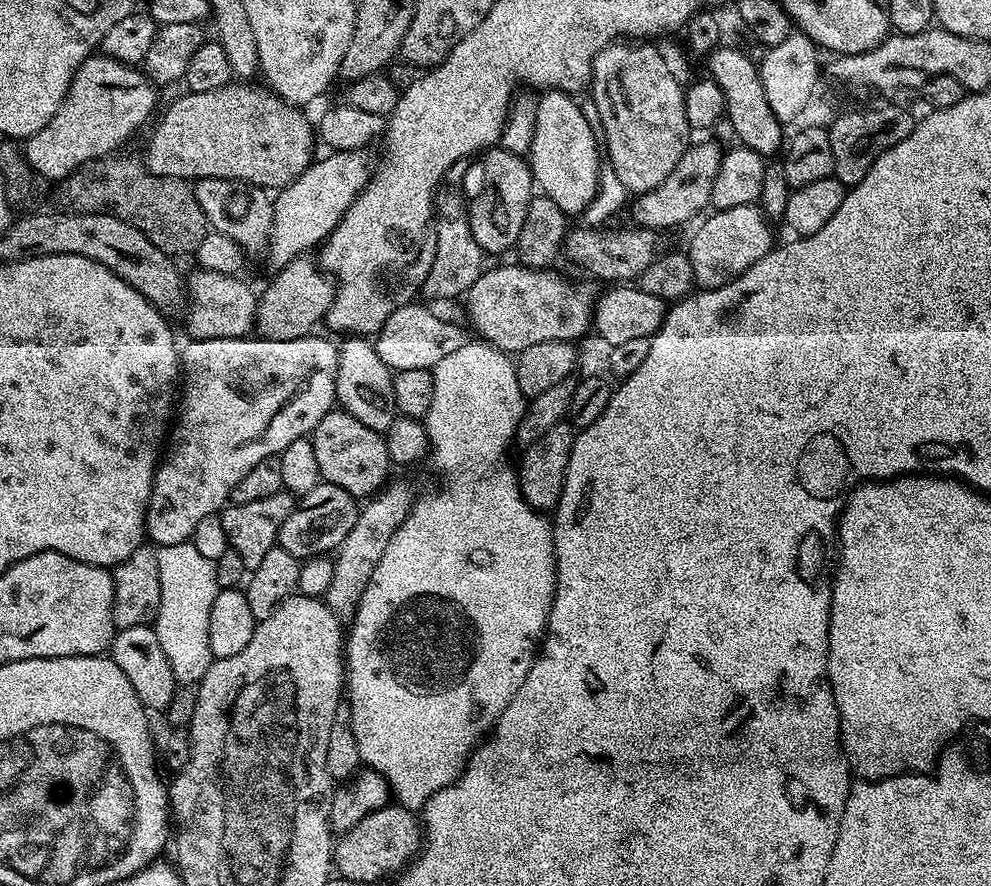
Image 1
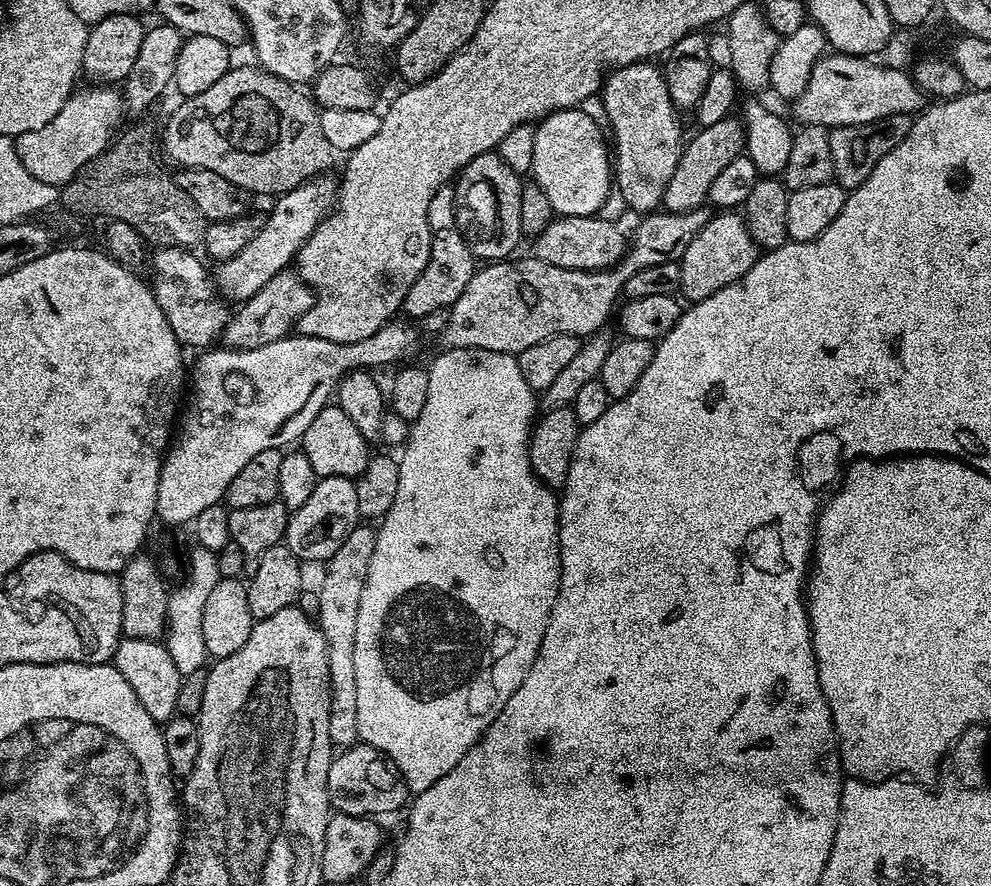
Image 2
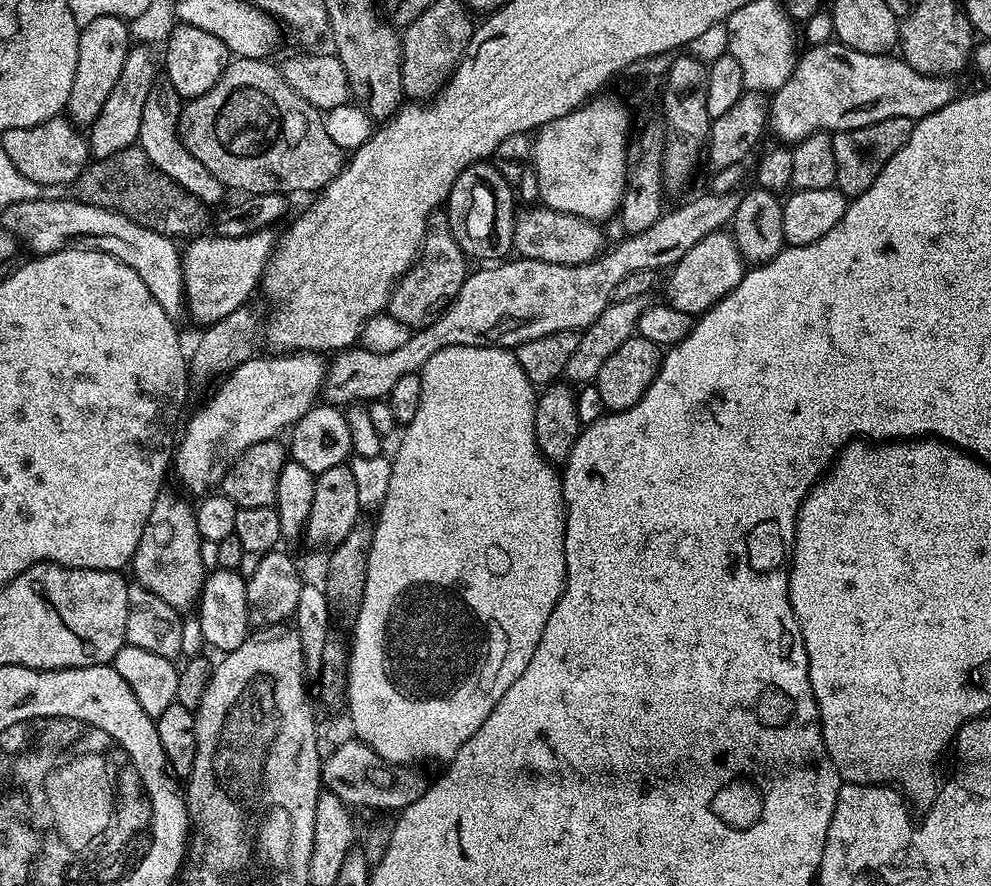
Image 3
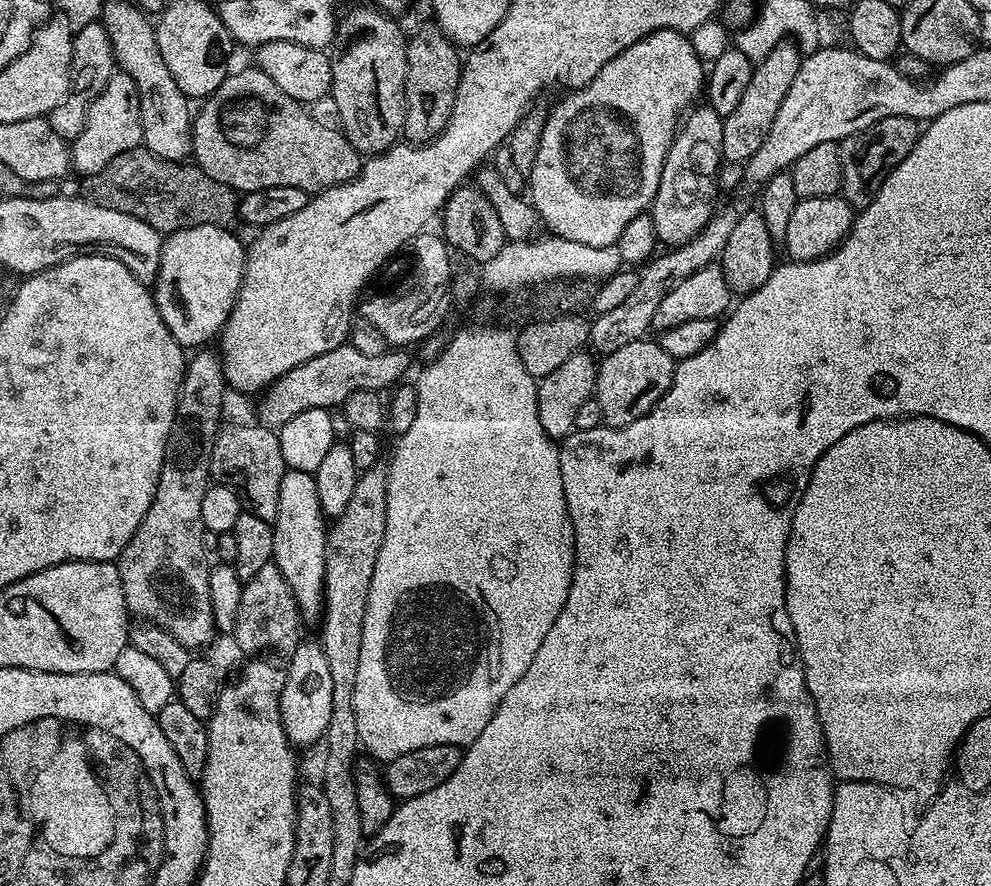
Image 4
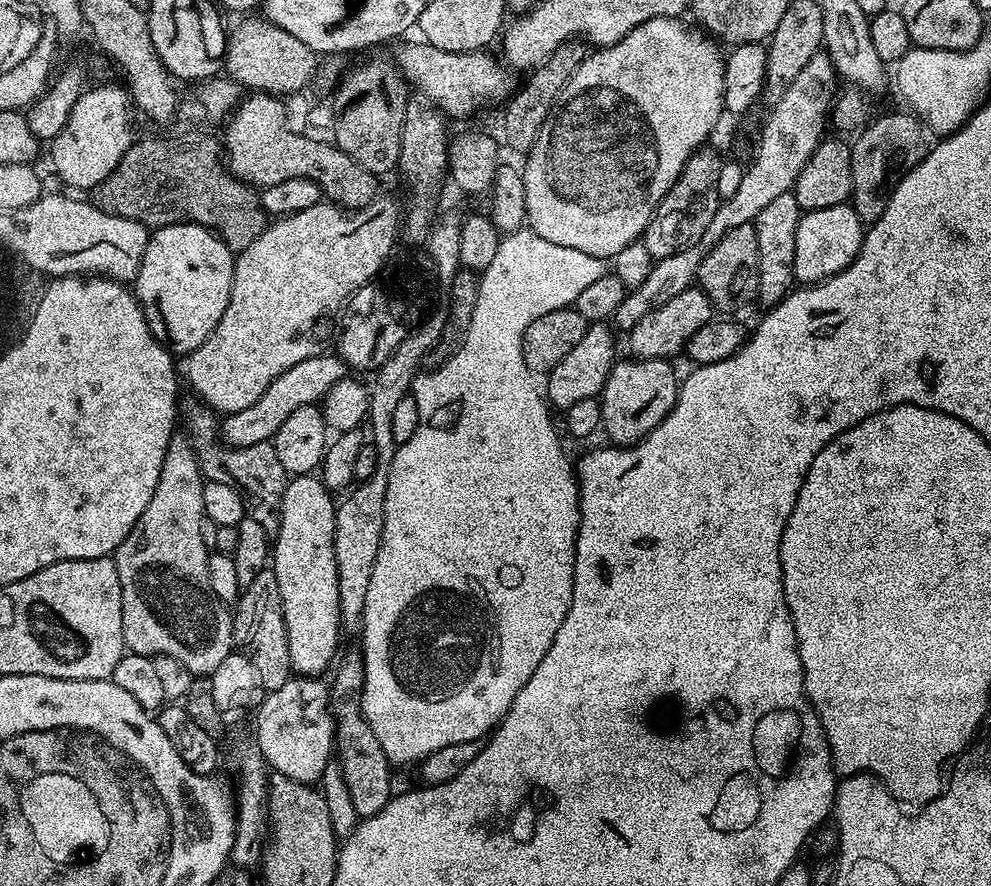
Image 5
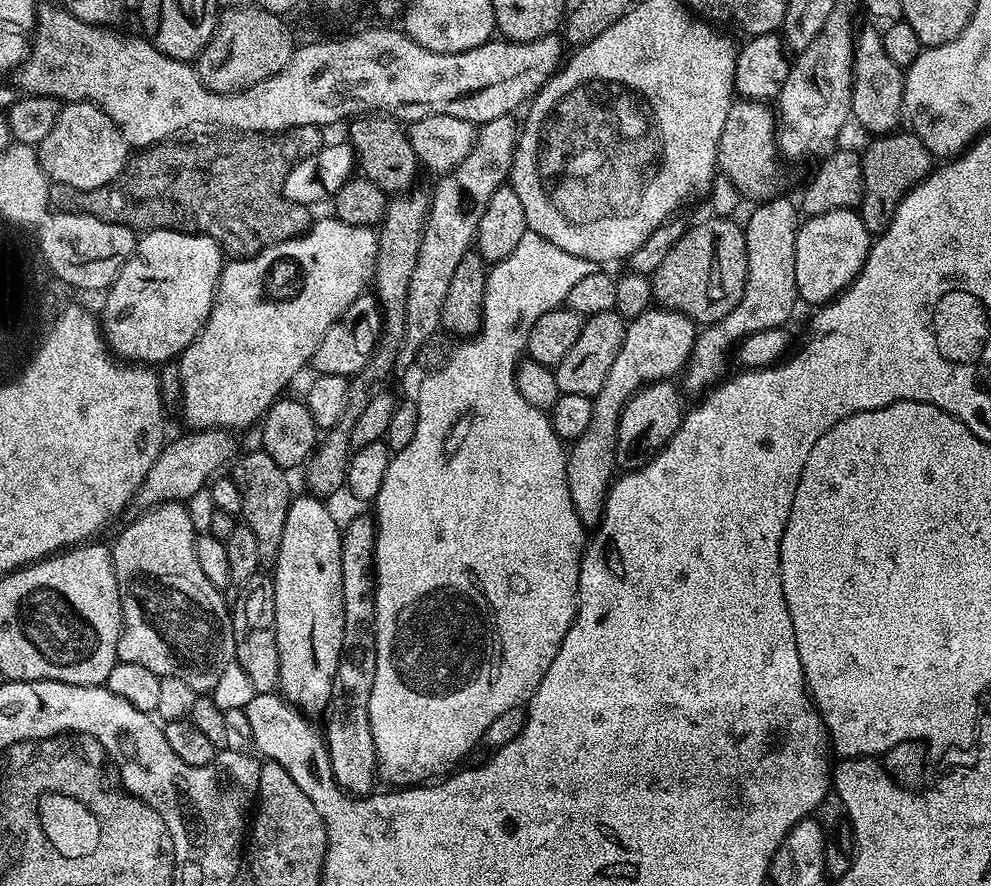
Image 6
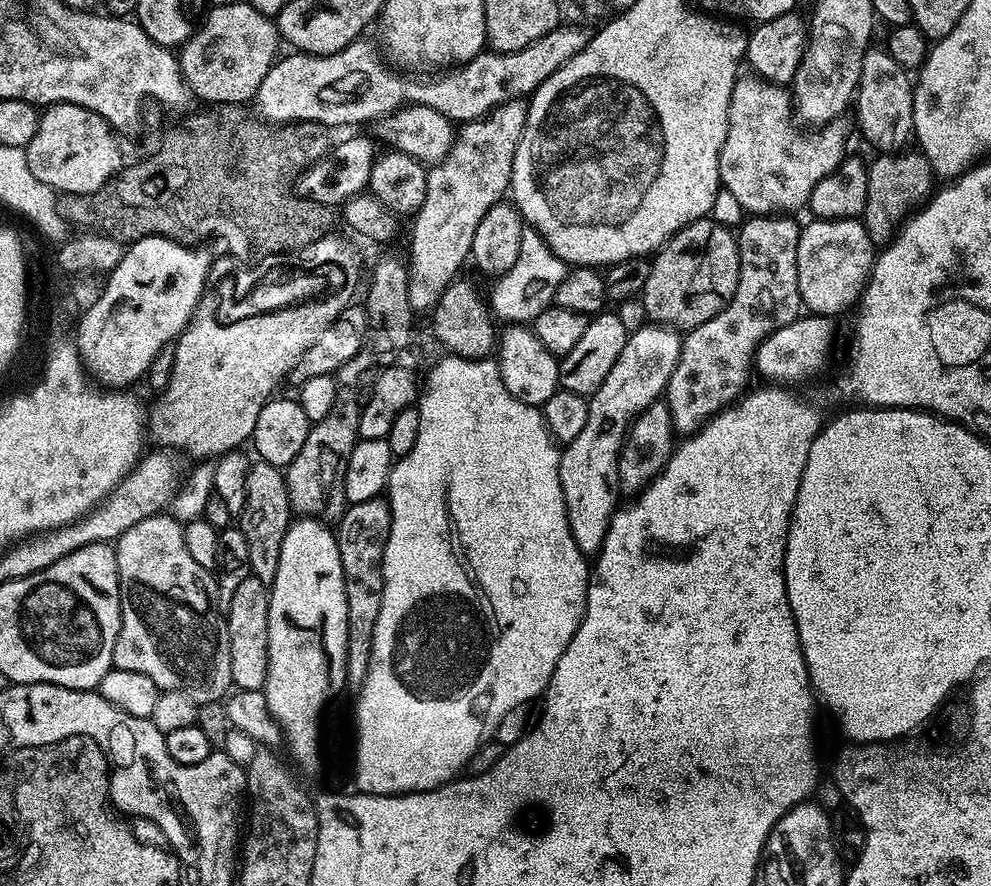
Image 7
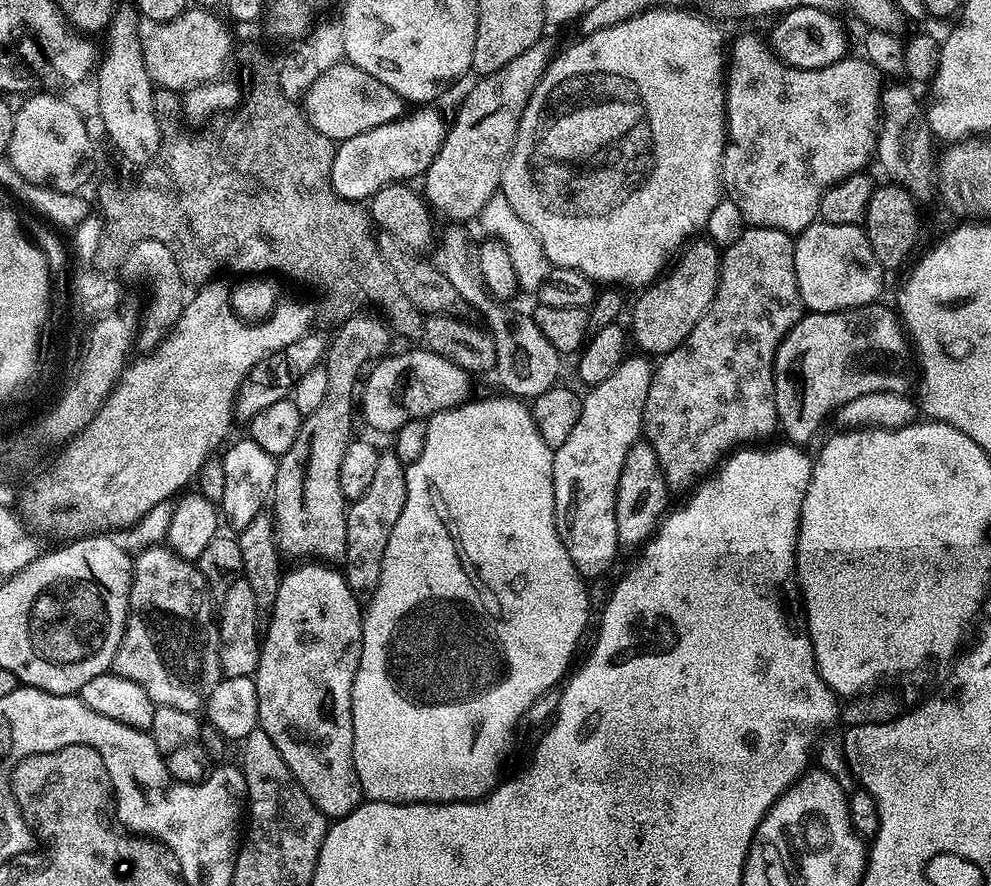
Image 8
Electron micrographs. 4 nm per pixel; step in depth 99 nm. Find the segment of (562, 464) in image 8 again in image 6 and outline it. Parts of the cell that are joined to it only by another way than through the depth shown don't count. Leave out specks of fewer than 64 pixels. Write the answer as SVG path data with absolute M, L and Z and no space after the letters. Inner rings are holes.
M652 306L627 321L622 350L618 350L618 358L614 358L614 366L610 366L610 374L606 374L602 390L598 390L598 394L592 397L590 423L582 438L575 440L566 452L566 482L570 486L574 510L585 529L595 529L604 513L604 497L608 495L608 485L612 483L618 468L615 460L616 435L624 404L644 385L672 378L675 372L676 375L683 373L692 353L697 331L696 321L686 314L659 306Z

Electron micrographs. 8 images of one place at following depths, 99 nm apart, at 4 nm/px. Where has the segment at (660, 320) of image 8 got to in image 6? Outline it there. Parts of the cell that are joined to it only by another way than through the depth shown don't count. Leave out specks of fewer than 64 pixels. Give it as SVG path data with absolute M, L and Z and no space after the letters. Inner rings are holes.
M732 218L707 219L685 230L650 277L652 299L659 307L686 314L700 326L717 324L738 306L748 269L743 227Z

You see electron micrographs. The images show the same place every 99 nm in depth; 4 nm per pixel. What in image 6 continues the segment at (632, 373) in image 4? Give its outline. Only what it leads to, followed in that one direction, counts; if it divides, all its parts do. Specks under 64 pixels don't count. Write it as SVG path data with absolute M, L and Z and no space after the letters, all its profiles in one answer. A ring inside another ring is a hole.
M656 381L639 389L624 404L619 416L616 435L615 460L623 471L632 471L648 463L663 448L666 441L676 432L683 420L684 405L680 402L681 393L671 381Z

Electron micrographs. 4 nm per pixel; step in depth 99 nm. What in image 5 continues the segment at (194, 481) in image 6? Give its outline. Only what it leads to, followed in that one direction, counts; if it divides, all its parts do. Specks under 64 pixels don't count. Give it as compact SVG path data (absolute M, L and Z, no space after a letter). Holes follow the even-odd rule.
M321 354L314 358L306 358L306 362L298 362L298 366L290 366L286 374L278 374L266 390L262 390L262 398L246 406L246 410L229 412L219 421L218 435L227 447L245 448L267 444L278 434L278 429L298 406L319 405L325 394L334 386L334 382L345 379L346 365L339 355Z

